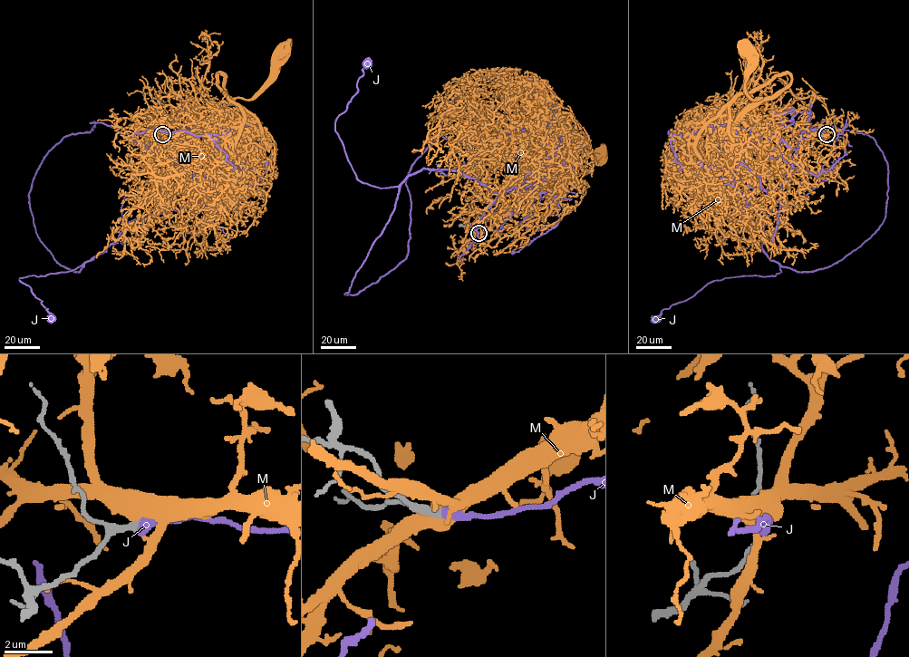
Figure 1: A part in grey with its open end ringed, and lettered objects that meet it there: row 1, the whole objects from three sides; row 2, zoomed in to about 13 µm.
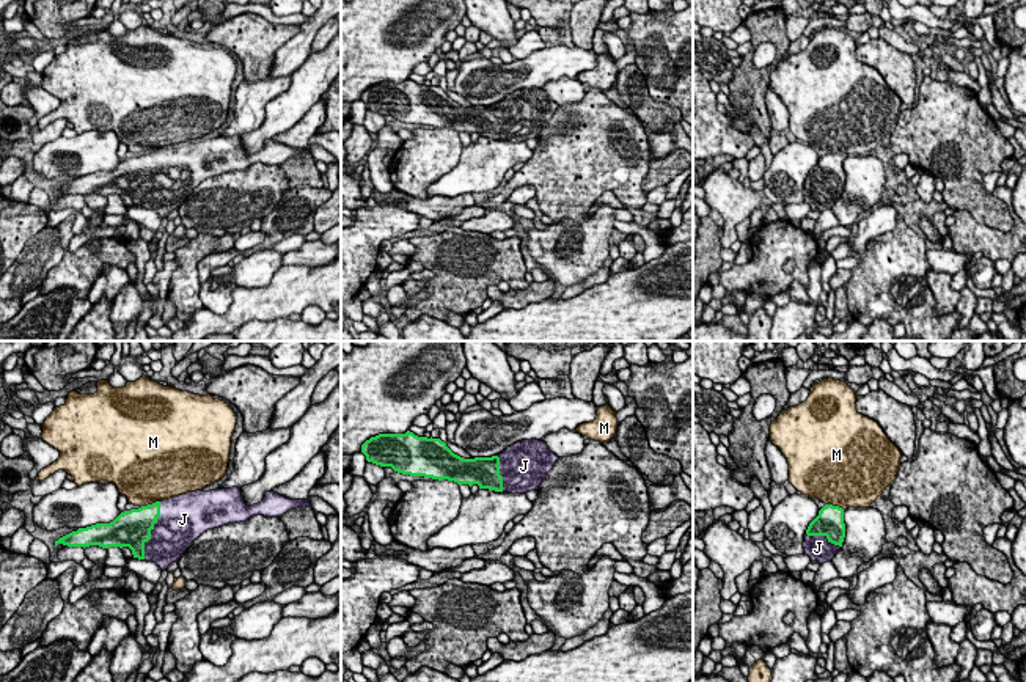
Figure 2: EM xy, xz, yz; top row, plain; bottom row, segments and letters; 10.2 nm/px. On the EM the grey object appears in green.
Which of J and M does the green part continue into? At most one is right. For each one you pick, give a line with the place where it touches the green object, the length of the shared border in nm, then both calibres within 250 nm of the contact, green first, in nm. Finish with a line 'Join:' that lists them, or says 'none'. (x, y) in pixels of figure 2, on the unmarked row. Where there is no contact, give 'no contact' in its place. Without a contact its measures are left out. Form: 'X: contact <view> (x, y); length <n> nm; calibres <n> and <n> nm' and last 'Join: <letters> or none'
J: contact xy (153, 176); length 600 nm; calibres 380 and 440 nm
Join: J

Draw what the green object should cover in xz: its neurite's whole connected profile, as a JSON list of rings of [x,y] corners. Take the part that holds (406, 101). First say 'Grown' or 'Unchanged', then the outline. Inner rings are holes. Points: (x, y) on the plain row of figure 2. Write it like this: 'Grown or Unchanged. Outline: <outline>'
Grown. Outline: [[[407,79],[405,82],[379,82],[361,93],[361,101],[368,110],[380,115],[391,115],[394,119],[410,124],[424,124],[432,127],[448,127],[459,134],[478,132],[479,137],[508,141],[526,141],[537,138],[553,112],[559,107],[542,88],[522,88],[508,94],[503,101],[492,105],[464,107],[454,102],[440,86],[418,85]]]

